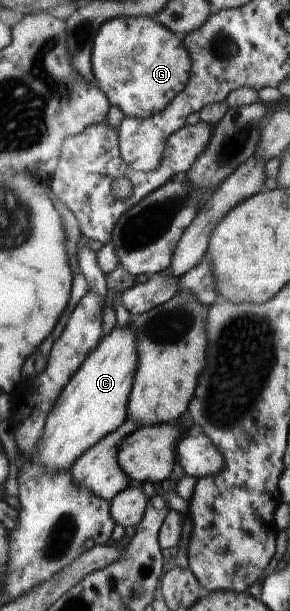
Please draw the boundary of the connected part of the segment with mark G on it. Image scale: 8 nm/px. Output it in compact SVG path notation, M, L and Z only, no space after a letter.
M121 16L107 20L96 33L91 63L96 86L105 94L110 106L118 107L124 118L145 120L163 112L171 100L183 92L190 72L190 57L183 42L174 33L163 27L155 18Z

